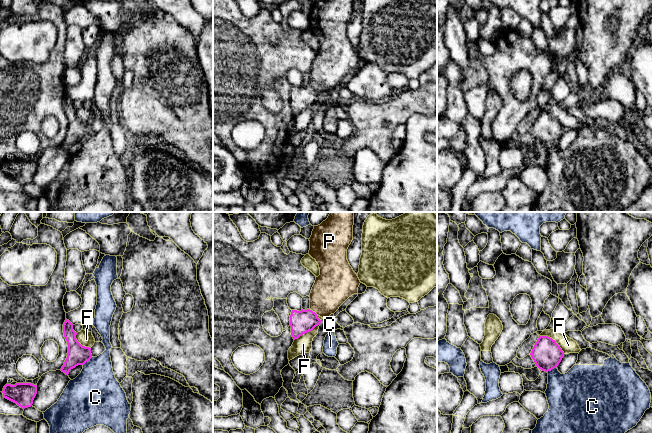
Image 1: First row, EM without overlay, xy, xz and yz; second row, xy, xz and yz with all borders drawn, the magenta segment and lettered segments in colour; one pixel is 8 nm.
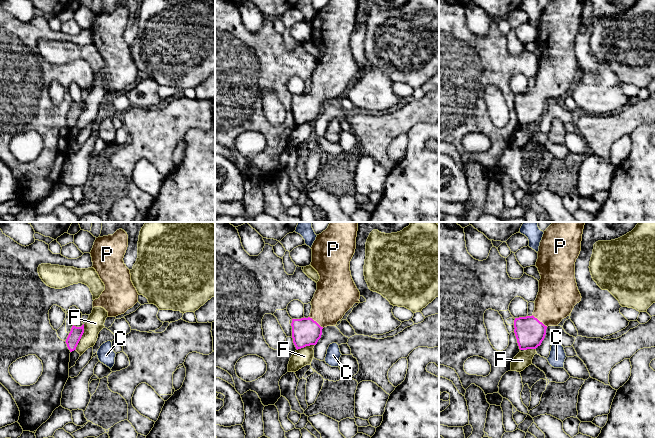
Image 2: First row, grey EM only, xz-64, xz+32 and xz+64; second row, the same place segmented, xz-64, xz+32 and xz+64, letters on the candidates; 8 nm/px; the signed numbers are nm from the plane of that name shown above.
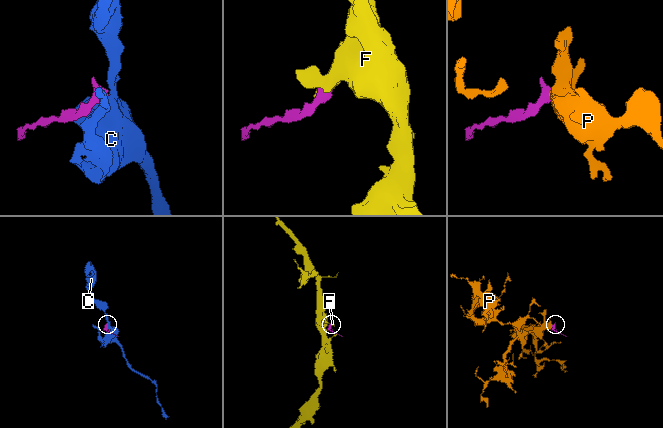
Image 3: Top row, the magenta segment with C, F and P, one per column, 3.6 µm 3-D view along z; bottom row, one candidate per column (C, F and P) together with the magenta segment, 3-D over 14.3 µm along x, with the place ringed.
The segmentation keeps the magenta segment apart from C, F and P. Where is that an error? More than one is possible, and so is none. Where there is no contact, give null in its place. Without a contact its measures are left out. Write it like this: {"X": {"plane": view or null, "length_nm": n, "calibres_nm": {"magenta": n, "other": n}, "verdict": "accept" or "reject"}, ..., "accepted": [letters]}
{"C": {"plane": "yz", "length_nm": 90, "calibres_nm": {"magenta": 240, "other": 340}, "verdict": "reject"}, "F": {"plane": "yz", "length_nm": 260, "calibres_nm": {"magenta": 240, "other": 120}, "verdict": "reject"}, "P": {"plane": "xz", "length_nm": 90, "calibres_nm": {"magenta": 190, "other": 300}, "verdict": "accept"}, "accepted": ["P"]}

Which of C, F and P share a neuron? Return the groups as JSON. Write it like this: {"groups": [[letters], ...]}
{"groups": [["C"], ["F"], ["P"]]}

